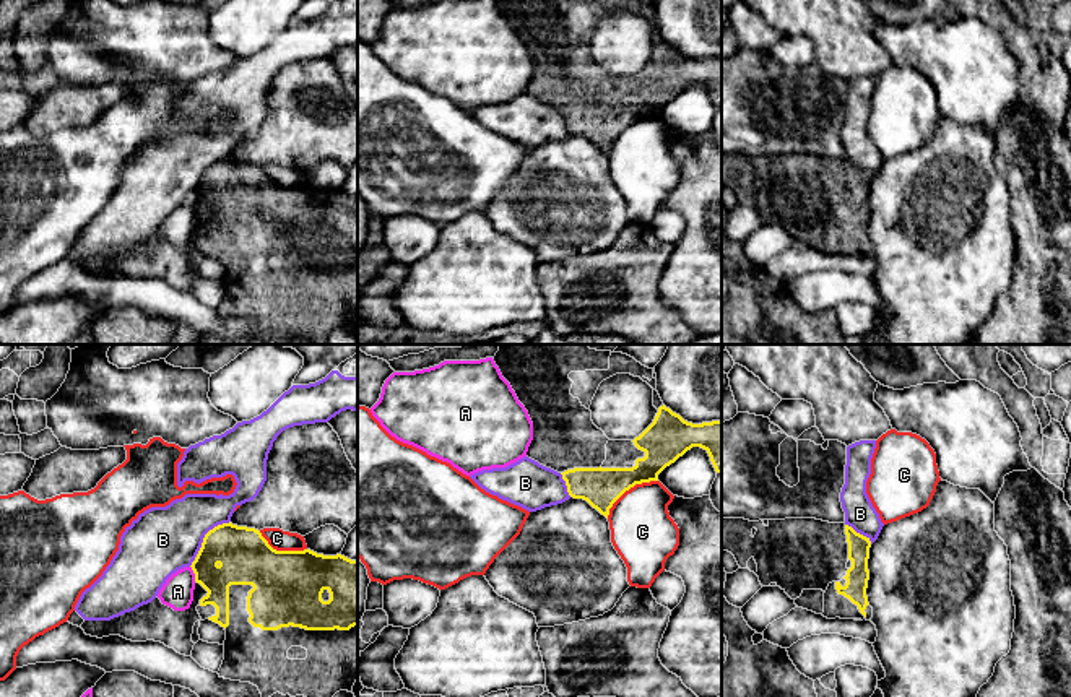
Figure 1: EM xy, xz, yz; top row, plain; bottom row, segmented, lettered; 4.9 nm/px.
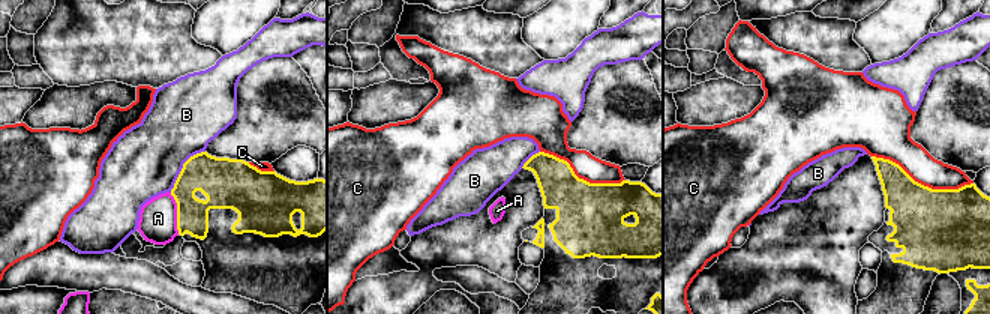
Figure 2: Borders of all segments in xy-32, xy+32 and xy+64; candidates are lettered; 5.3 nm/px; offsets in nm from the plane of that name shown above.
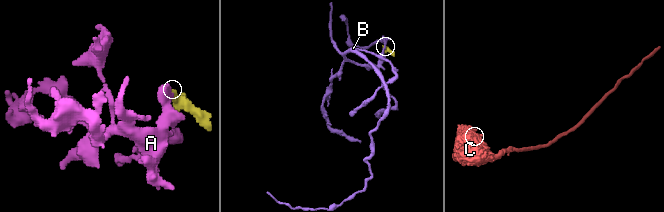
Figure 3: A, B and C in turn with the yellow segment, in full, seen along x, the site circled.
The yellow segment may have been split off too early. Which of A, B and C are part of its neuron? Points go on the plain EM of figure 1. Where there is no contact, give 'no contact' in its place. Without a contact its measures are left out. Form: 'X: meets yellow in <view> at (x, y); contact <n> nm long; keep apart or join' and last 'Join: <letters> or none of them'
A: meets yellow in xy at (194, 208); contact 80 nm long; keep apart
B: meets yellow in xy at (203, 174); contact 300 nm long; keep apart
C: meets yellow in xz at (628, 125); contact 320 nm long; keep apart
Join: none of them

